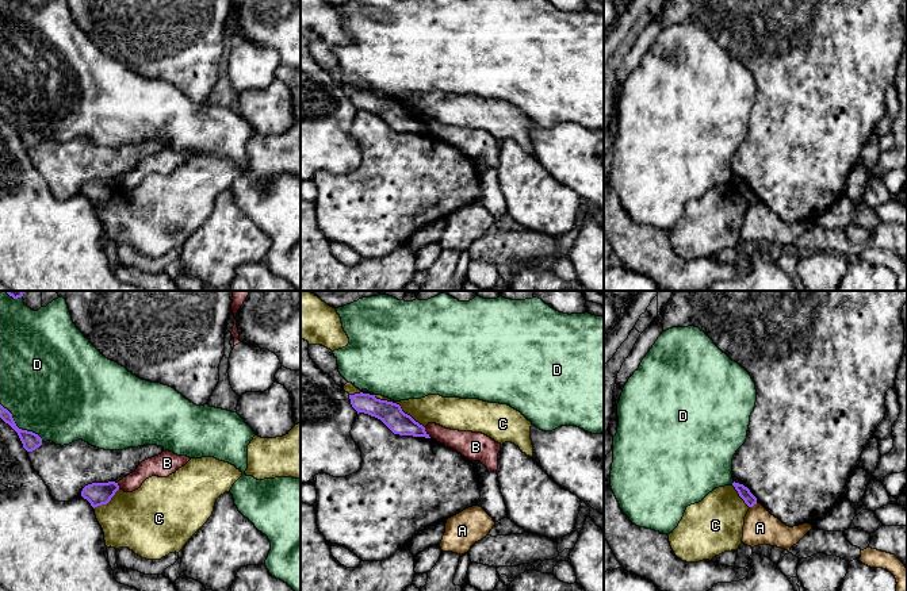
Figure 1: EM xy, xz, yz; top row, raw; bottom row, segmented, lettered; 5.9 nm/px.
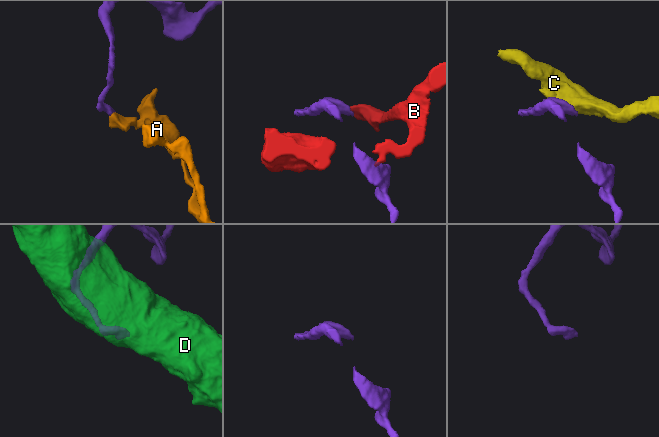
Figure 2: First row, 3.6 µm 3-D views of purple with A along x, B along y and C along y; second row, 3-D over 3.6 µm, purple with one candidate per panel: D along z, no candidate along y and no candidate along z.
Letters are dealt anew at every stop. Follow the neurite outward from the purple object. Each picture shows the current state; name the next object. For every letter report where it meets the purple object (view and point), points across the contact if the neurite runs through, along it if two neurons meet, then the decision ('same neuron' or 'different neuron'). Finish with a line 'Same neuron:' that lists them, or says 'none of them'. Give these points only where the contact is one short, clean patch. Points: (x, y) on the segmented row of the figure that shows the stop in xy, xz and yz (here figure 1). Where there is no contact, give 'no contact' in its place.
A: contact yz (753, 505); border yz (757, 502), (750, 507); different neuron
B: contact xz (425, 433); different neuron
C: contact xz (400, 406); different neuron
D: contact xy (18, 428); different neuron
Same neuron: none of them

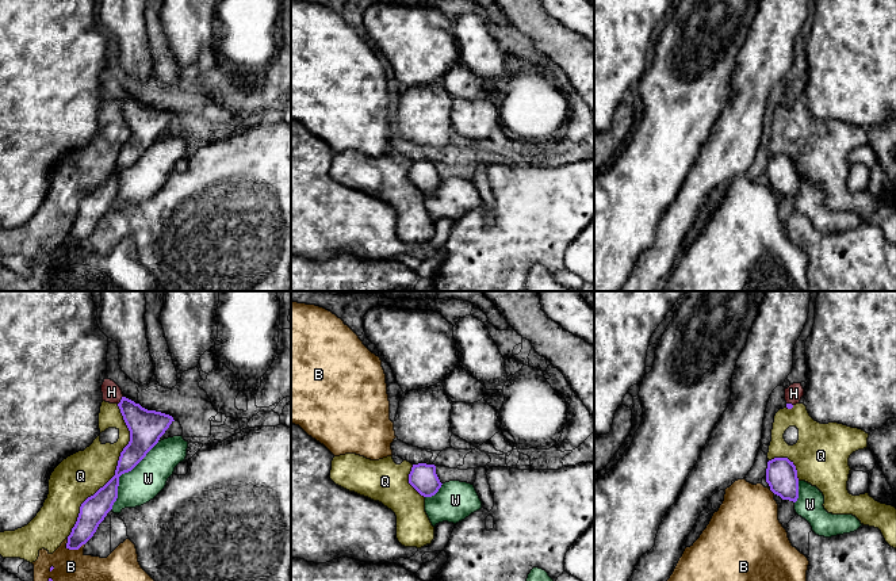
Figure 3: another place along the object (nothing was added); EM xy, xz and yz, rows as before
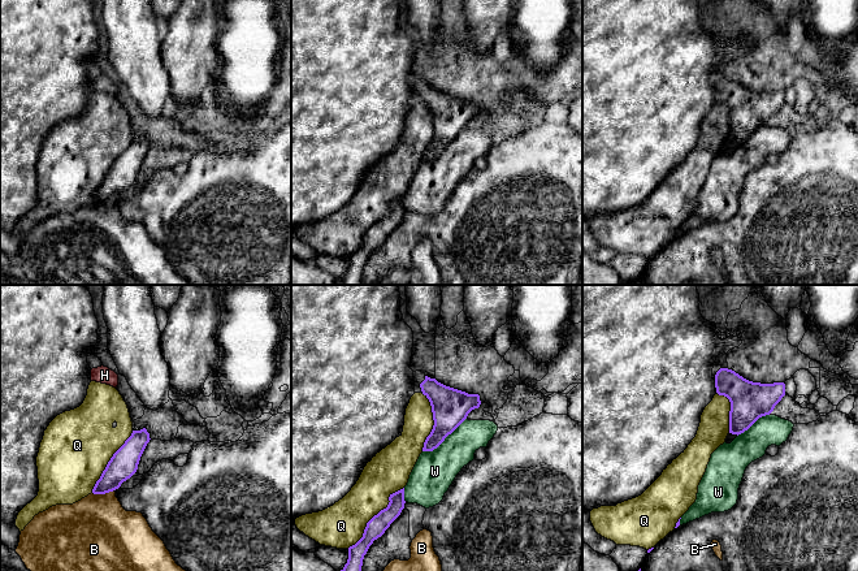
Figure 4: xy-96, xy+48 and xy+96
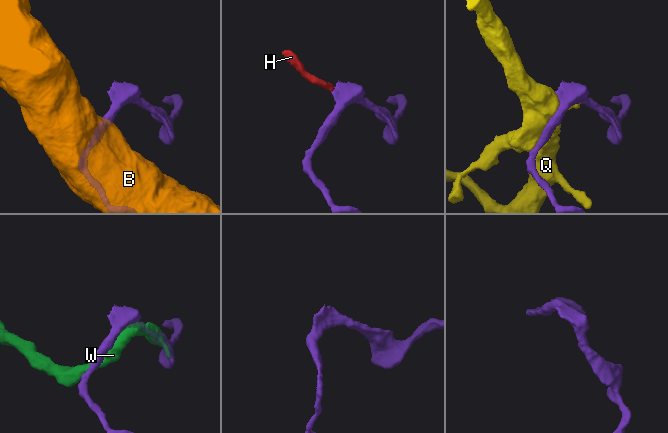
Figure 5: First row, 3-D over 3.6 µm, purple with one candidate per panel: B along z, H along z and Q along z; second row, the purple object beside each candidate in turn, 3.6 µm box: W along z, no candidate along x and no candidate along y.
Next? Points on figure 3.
B: contact xy (75, 549); different neuron
H: contact xy (121, 400); way xy (146, 427), (121, 400), (111, 392); same neuron
Q: contact xy (115, 471); different neuron
W: contact xy (122, 473); different neuron
Same neuron: H

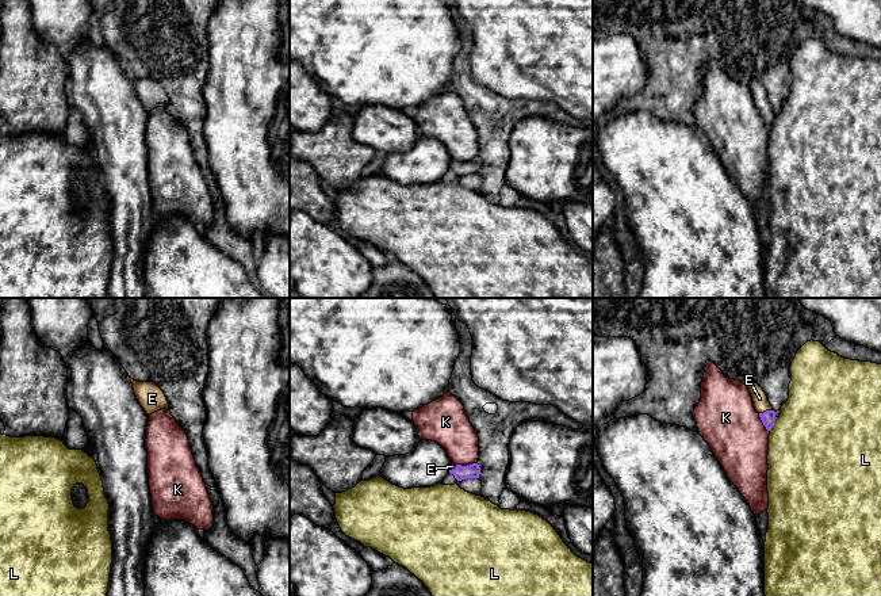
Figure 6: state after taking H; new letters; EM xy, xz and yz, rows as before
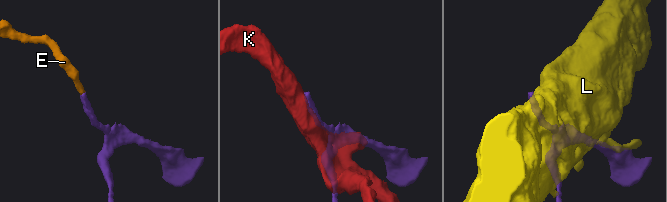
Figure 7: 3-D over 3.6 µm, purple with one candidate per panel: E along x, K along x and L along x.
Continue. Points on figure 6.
E: contact yz (766, 411); way yz (767, 417), (766, 411), (759, 398); same neuron
K: contact xz (467, 465); different neuron
L: contact yz (773, 424); different neuron
Same neuron: E

